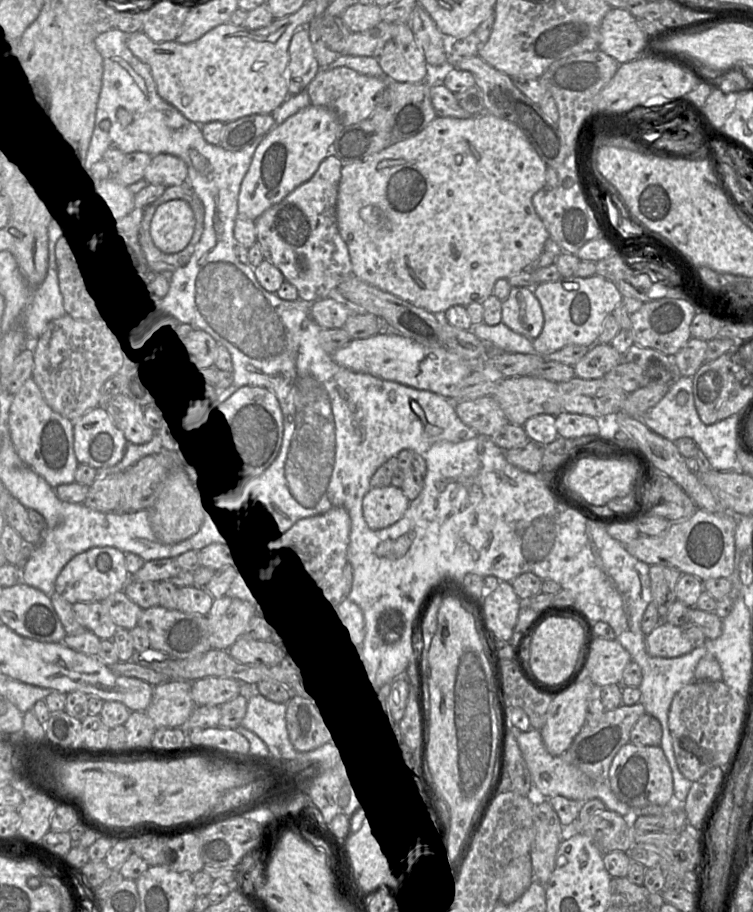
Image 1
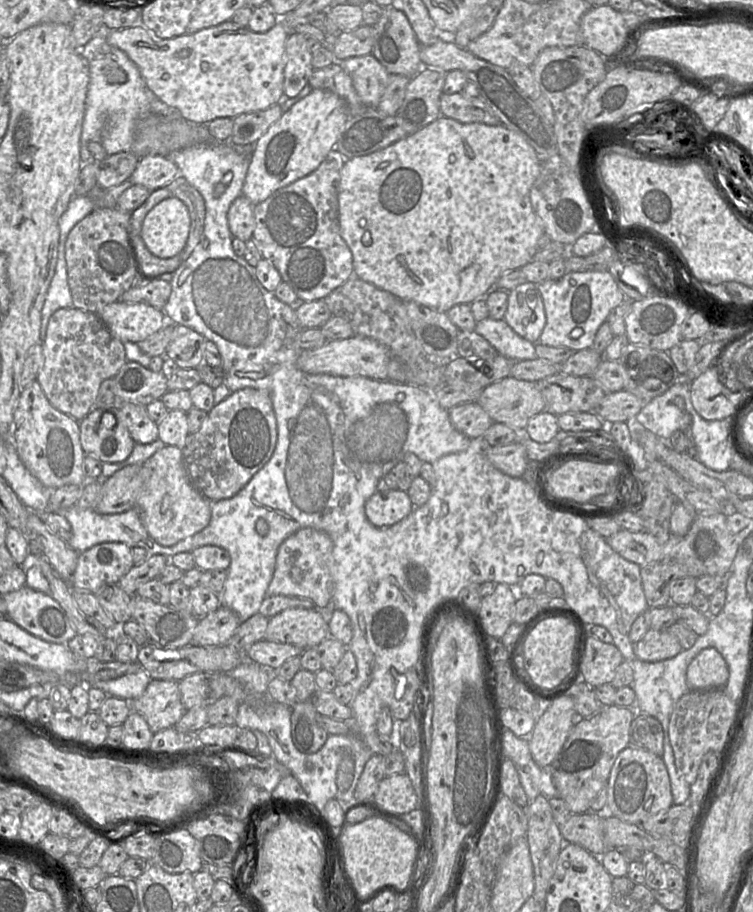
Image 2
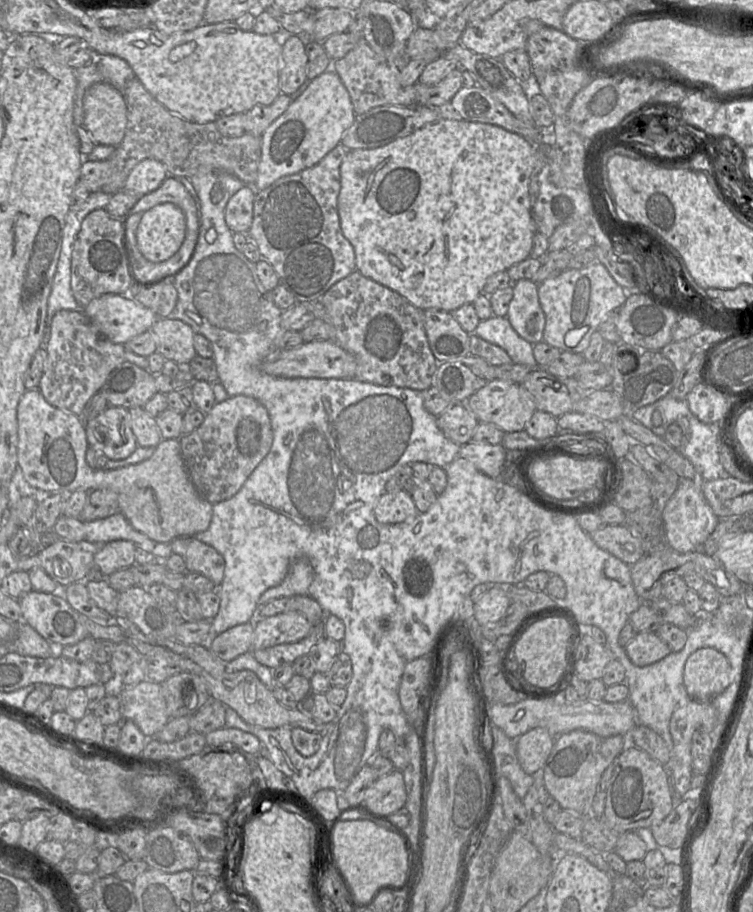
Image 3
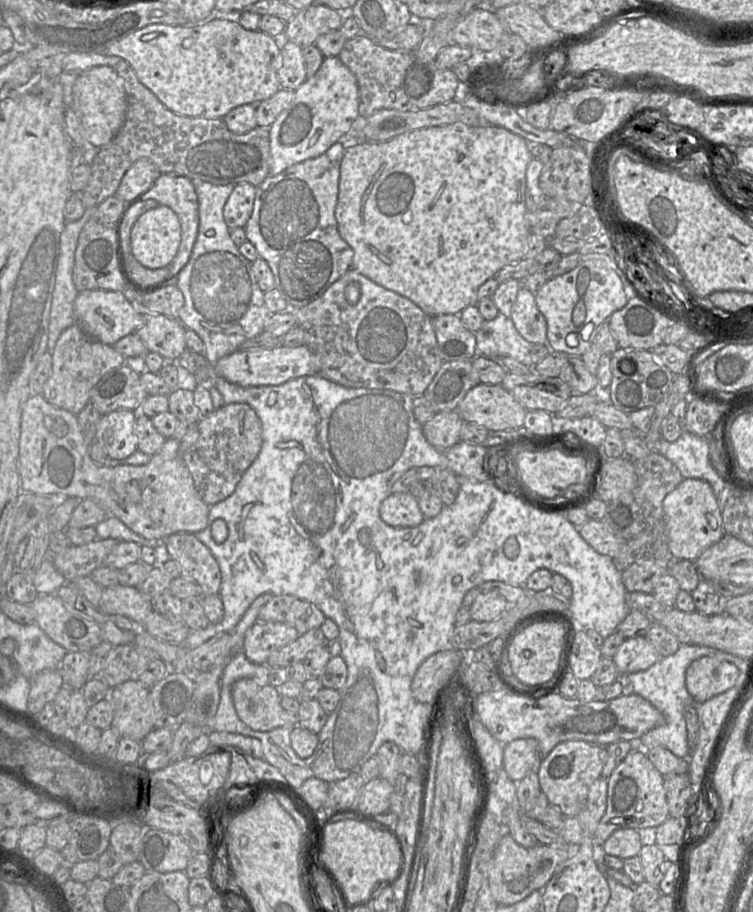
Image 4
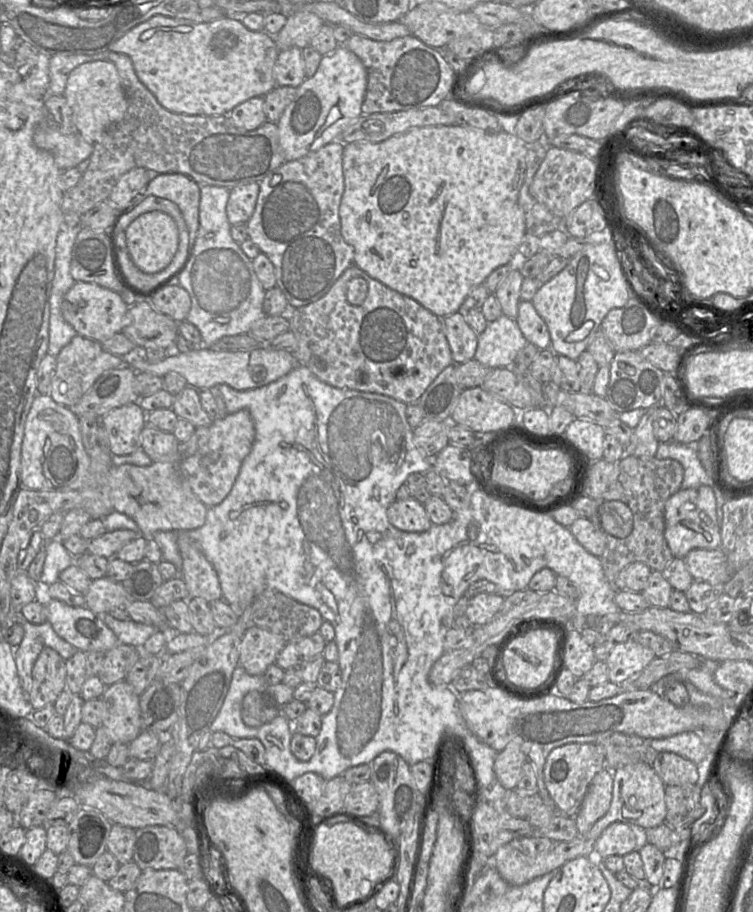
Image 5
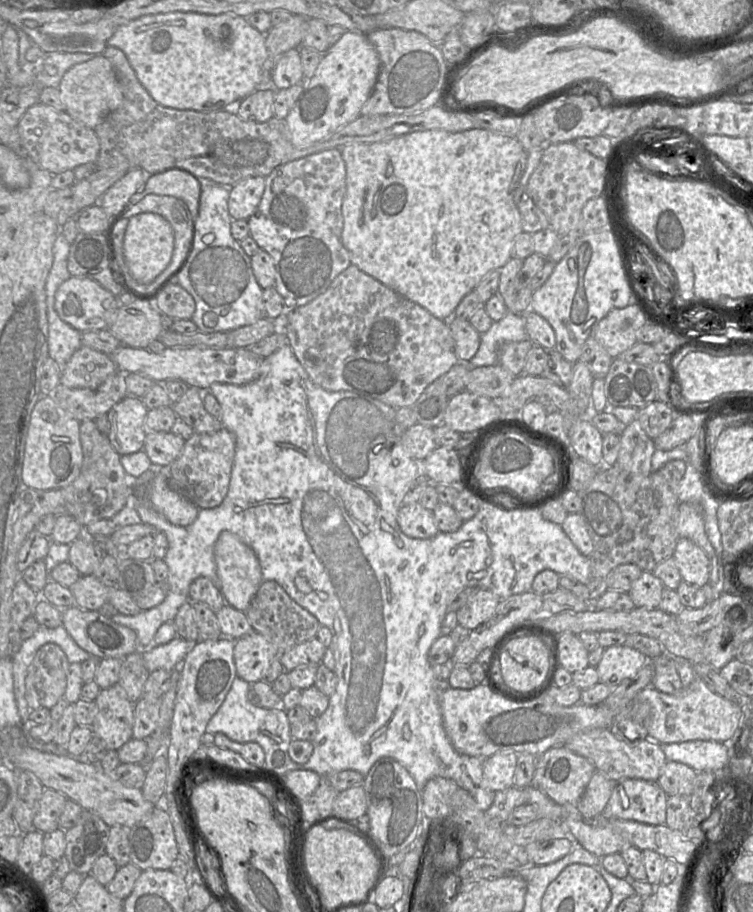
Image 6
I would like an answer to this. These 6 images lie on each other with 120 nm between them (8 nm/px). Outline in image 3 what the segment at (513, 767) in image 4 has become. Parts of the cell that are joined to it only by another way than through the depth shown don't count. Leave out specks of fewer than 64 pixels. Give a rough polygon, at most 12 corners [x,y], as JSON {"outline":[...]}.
{"outline":[[533,728],[515,740],[521,768],[543,768],[555,738]]}

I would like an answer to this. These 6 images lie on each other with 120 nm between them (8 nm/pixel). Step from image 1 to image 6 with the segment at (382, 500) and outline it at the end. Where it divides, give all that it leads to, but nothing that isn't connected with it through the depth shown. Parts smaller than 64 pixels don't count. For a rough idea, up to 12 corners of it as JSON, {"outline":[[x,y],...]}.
{"outline":[[419,502],[402,505],[397,522],[412,538],[439,533],[433,512]]}

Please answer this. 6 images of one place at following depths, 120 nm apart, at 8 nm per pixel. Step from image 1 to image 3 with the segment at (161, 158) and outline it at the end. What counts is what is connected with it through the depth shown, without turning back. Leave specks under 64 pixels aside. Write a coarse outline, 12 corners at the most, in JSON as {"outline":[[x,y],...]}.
{"outline":[[147,158],[130,171],[123,190],[145,195],[168,176]]}

